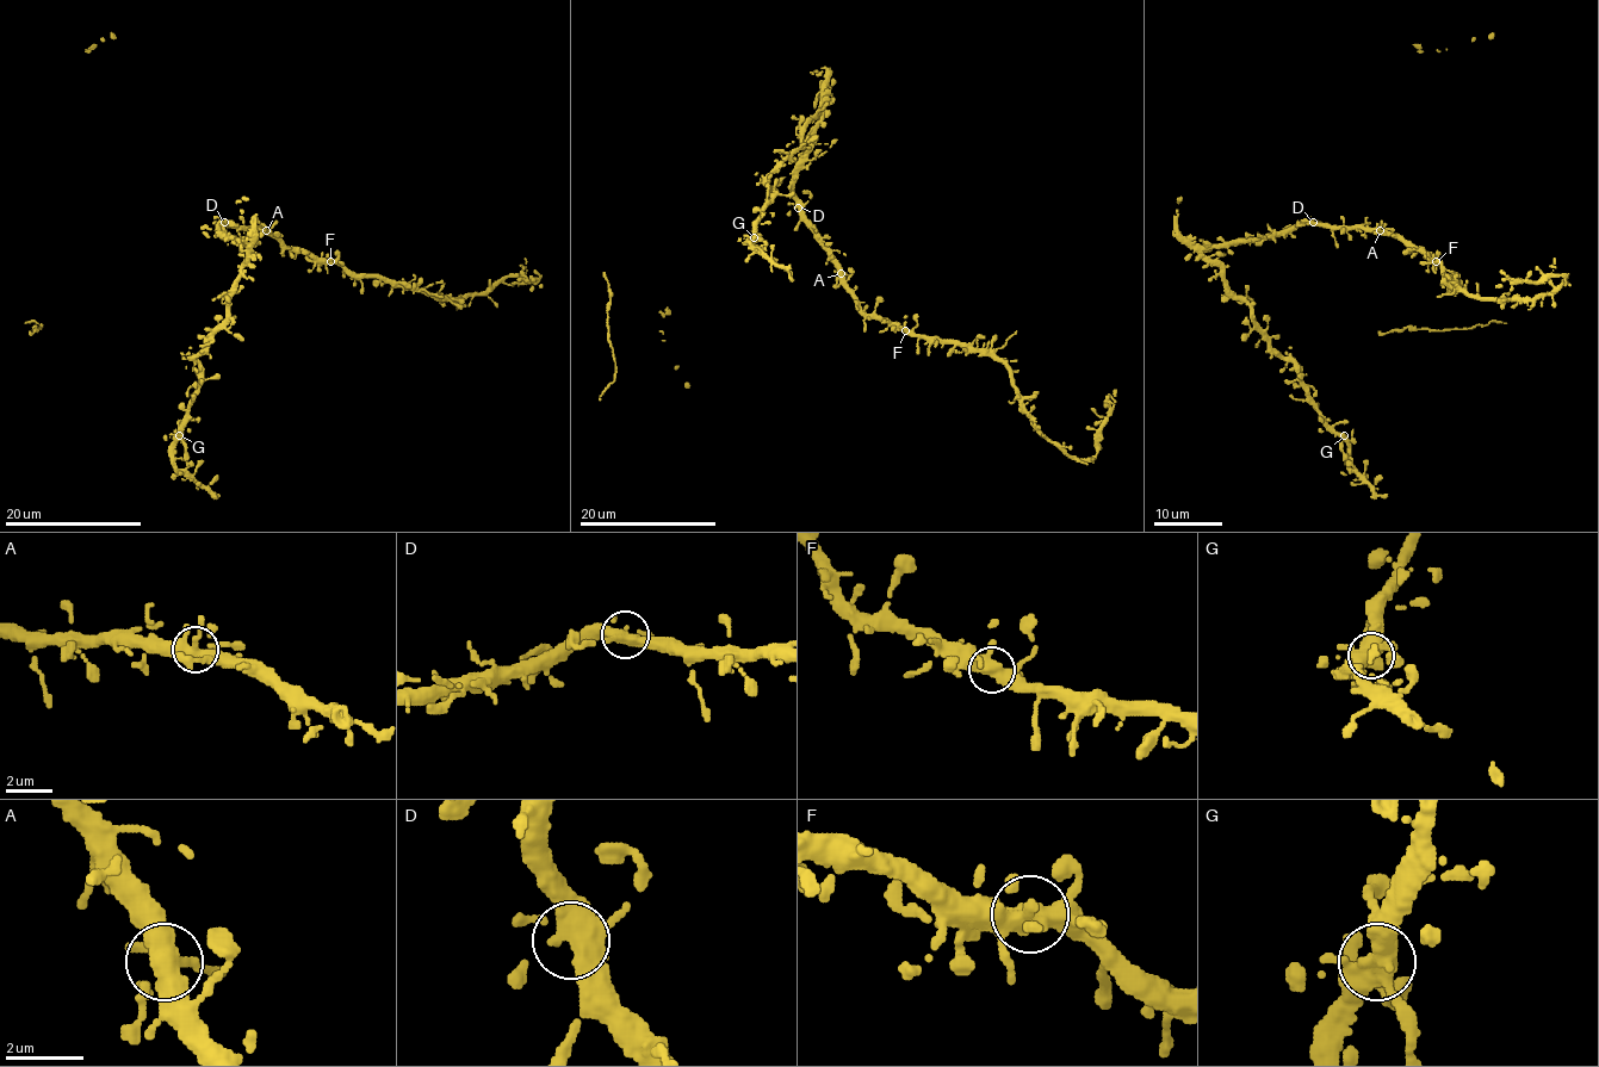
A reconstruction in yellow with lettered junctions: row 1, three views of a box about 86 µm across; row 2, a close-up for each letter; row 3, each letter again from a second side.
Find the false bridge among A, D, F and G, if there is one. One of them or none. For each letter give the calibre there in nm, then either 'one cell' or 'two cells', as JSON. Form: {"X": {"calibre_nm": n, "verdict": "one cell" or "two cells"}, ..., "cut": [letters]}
{"A": {"calibre_nm": 420, "verdict": "one cell"}, "D": {"calibre_nm": 400, "verdict": "one cell"}, "F": {"calibre_nm": 420, "verdict": "one cell"}, "G": {"calibre_nm": 440, "verdict": "one cell"}, "cut": []}

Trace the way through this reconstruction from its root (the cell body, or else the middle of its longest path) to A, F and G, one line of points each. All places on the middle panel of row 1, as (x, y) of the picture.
A: (811, 130), (810, 153), (797, 174), (793, 193), (799, 217), (841, 273)
F: (811, 130), (810, 153), (793, 185), (799, 217), (826, 252), (854, 303), (866, 315), (890, 320), (905, 329)
G: (811, 130), (822, 94), (822, 109), (803, 129), (803, 144), (767, 178), (774, 196), (755, 222), (754, 237)

